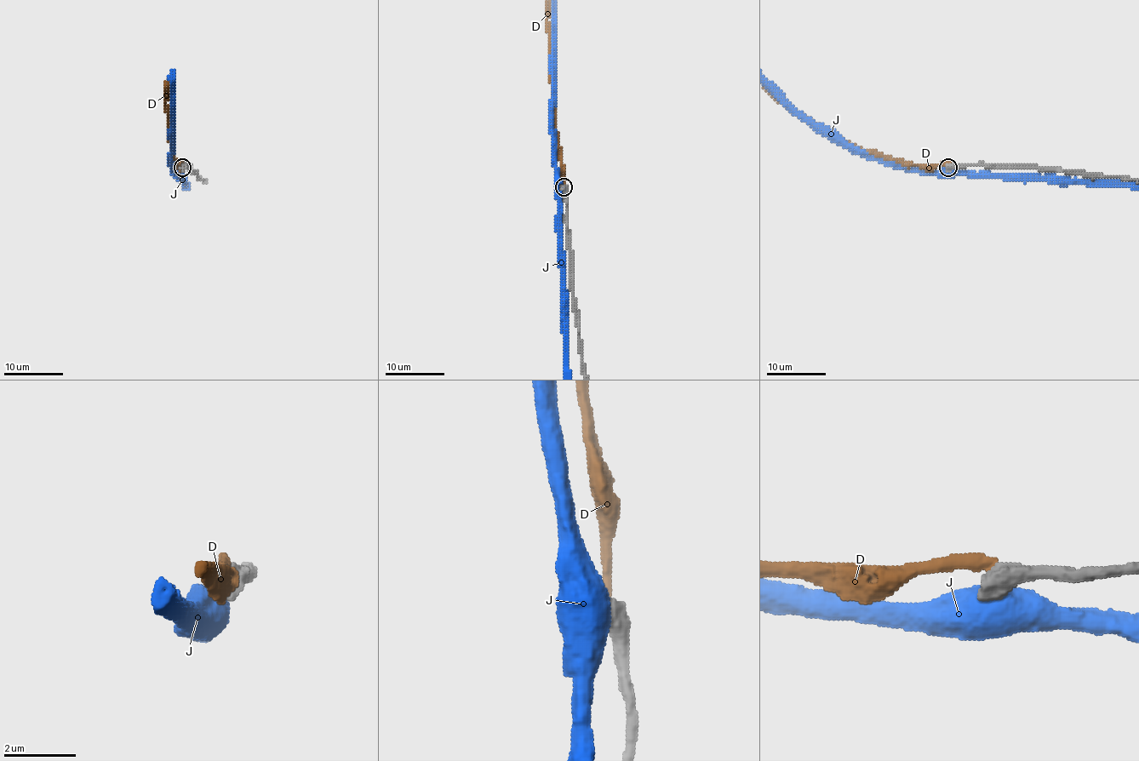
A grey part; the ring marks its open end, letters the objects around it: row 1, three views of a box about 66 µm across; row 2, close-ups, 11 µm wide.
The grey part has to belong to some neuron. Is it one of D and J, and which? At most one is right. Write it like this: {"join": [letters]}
{"join": []}

